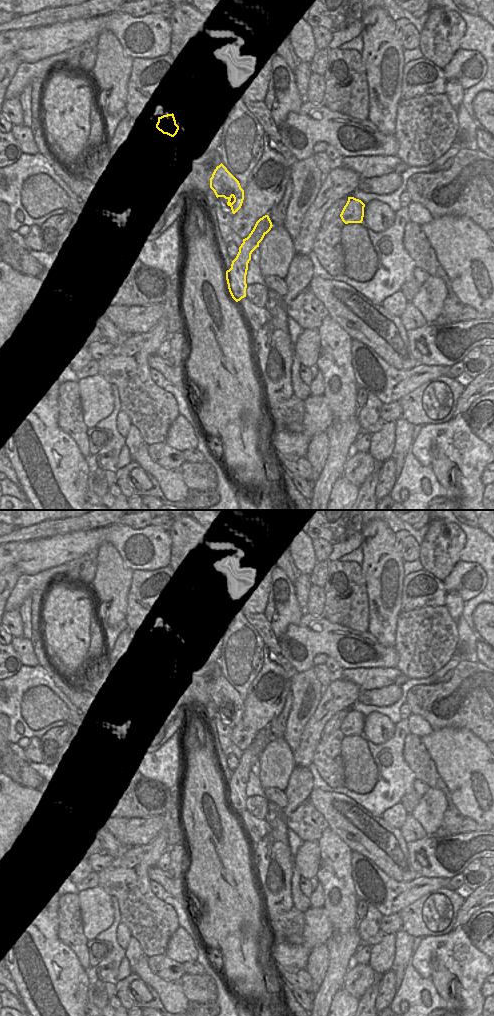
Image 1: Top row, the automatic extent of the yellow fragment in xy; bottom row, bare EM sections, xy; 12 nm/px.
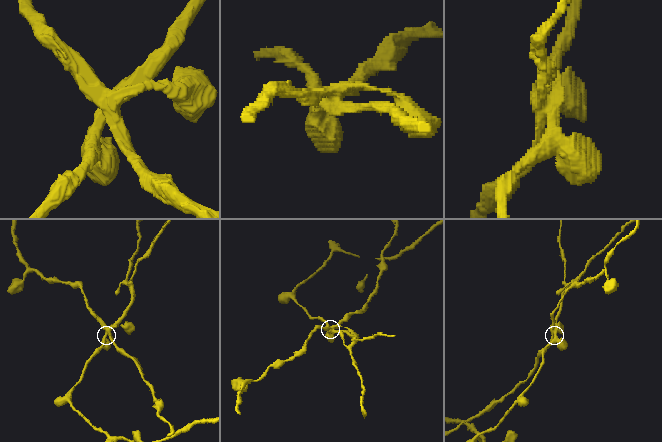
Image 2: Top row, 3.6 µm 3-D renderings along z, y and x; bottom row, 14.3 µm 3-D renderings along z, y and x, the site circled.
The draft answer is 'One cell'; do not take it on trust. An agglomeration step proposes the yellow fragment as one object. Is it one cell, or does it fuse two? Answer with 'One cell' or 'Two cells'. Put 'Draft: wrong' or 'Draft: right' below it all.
Two cells.
Draft: wrong

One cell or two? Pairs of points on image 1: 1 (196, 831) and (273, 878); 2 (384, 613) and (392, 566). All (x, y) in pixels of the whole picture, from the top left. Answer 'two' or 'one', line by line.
1: two
2: one

